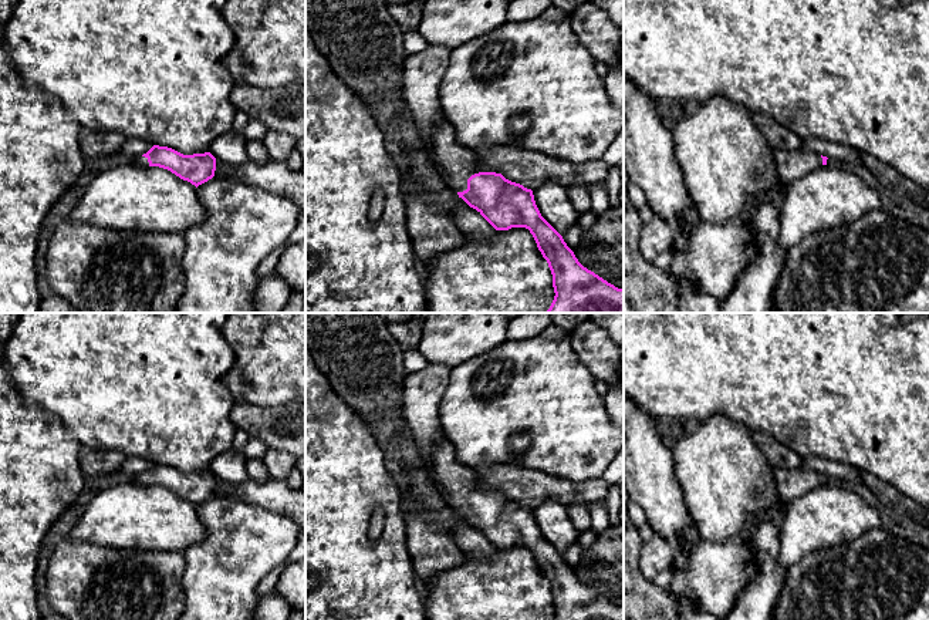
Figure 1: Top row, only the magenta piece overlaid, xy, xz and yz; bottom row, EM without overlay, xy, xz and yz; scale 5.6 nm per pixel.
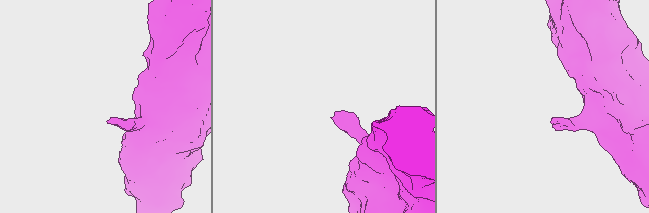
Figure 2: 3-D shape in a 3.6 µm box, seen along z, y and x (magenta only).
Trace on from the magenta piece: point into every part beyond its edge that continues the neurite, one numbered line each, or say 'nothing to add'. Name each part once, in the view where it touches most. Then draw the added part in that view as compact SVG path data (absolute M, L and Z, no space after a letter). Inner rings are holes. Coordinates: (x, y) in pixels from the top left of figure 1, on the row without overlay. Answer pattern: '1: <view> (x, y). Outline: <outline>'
1: xz (456, 482). Outline: M442 435L429 459L429 475L443 499L456 511L467 508L467 498L482 491L474 472L456 461L452 444Z

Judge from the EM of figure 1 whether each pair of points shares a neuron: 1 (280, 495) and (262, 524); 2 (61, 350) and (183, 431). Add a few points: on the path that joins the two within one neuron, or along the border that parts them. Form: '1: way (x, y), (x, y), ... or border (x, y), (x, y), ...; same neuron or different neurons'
1: border (237, 499), (279, 512), (290, 519); different neurons
2: way (91, 351), (97, 356), (108, 356), (154, 401); same neuron

